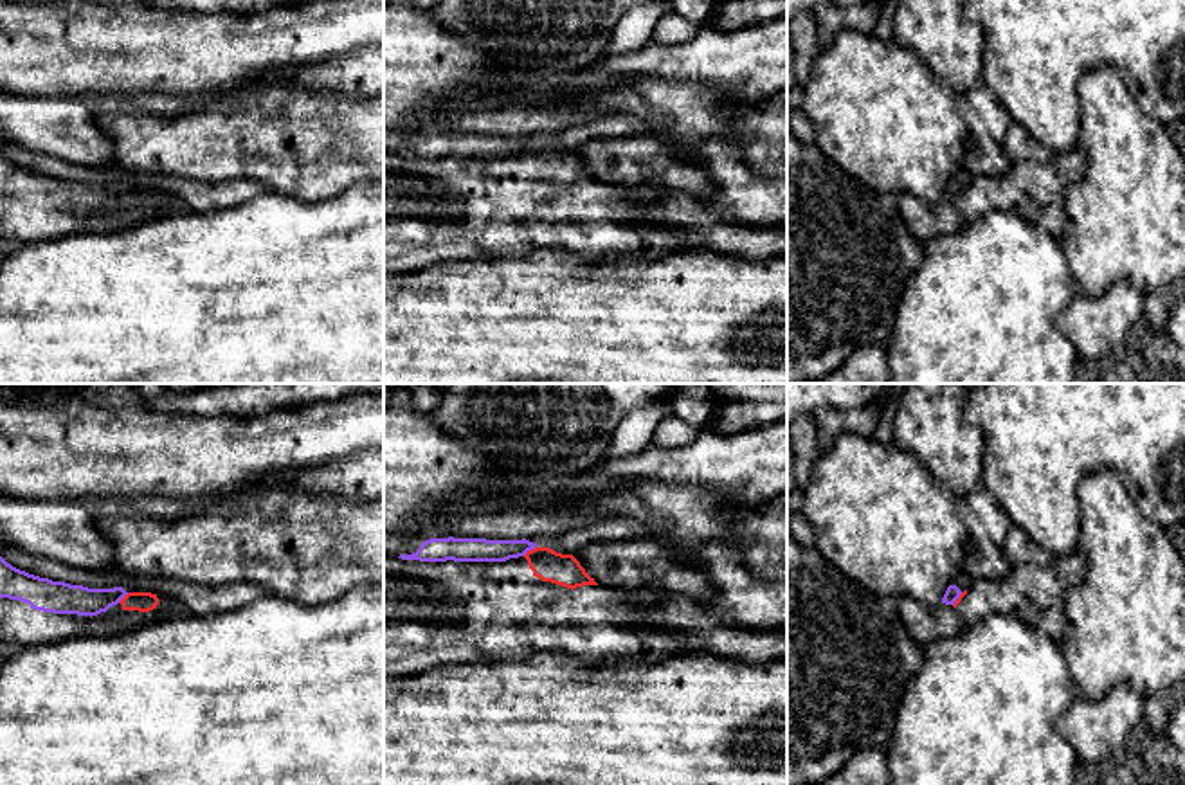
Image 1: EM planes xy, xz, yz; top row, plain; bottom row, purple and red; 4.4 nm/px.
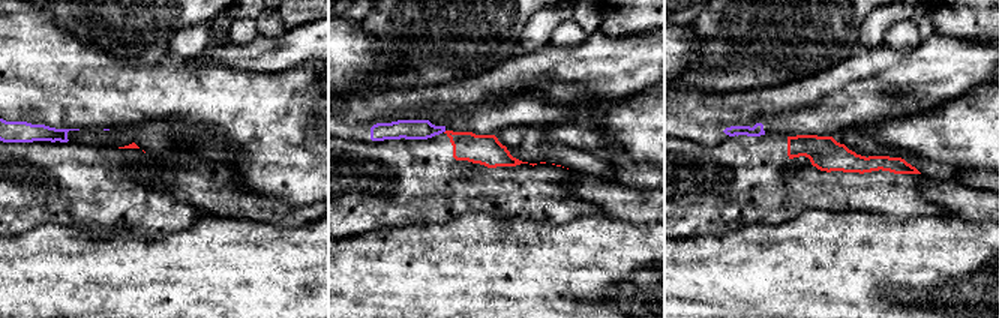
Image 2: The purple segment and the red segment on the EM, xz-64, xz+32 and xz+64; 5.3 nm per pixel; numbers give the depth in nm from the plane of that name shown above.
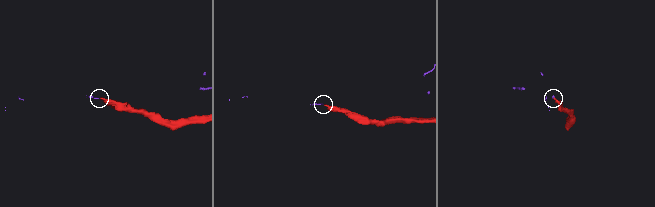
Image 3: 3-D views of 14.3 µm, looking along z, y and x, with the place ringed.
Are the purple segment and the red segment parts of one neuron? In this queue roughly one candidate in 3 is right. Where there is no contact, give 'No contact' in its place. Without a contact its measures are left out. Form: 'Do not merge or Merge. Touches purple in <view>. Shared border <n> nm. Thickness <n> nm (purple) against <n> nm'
Do not merge. Touches purple in xz. Shared border 80 nm. Thickness 110 nm (purple) against 140 nm

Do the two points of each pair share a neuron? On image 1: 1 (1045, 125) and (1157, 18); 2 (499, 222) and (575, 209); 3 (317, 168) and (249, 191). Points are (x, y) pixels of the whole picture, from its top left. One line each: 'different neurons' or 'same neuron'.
1: same neuron
2: same neuron
3: different neurons

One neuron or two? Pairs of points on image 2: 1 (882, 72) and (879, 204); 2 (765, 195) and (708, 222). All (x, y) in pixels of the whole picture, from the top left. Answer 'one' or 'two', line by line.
1: two
2: one

